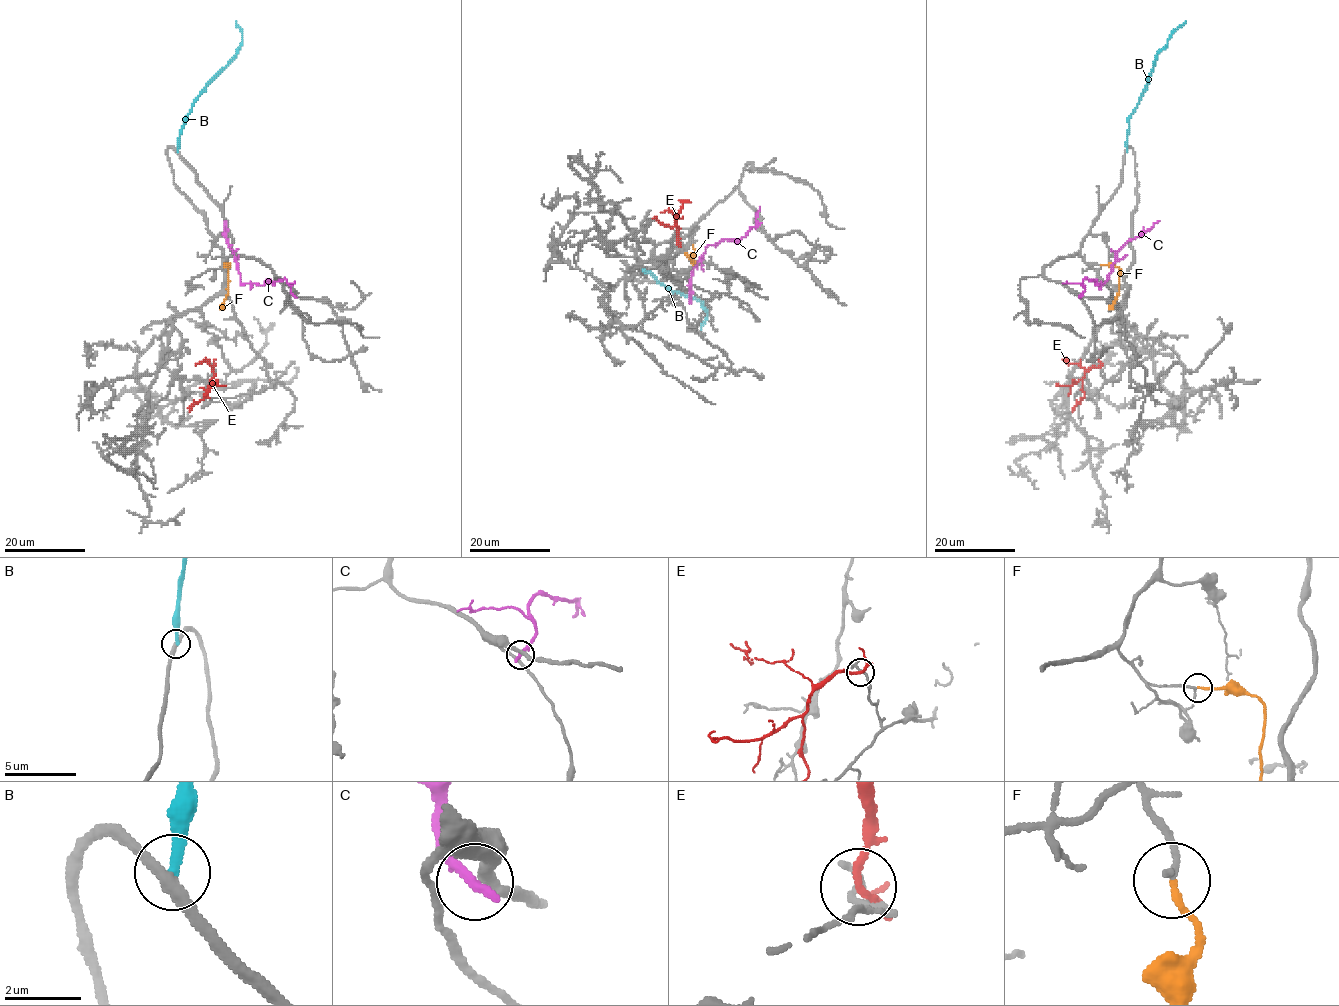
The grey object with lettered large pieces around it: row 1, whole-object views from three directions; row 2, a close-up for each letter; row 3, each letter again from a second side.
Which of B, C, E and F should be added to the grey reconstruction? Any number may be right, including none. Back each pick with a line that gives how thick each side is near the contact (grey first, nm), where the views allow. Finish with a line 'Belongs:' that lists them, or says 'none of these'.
F: 190 nm thick on the grey side, 170 nm on the other
Belongs: F

